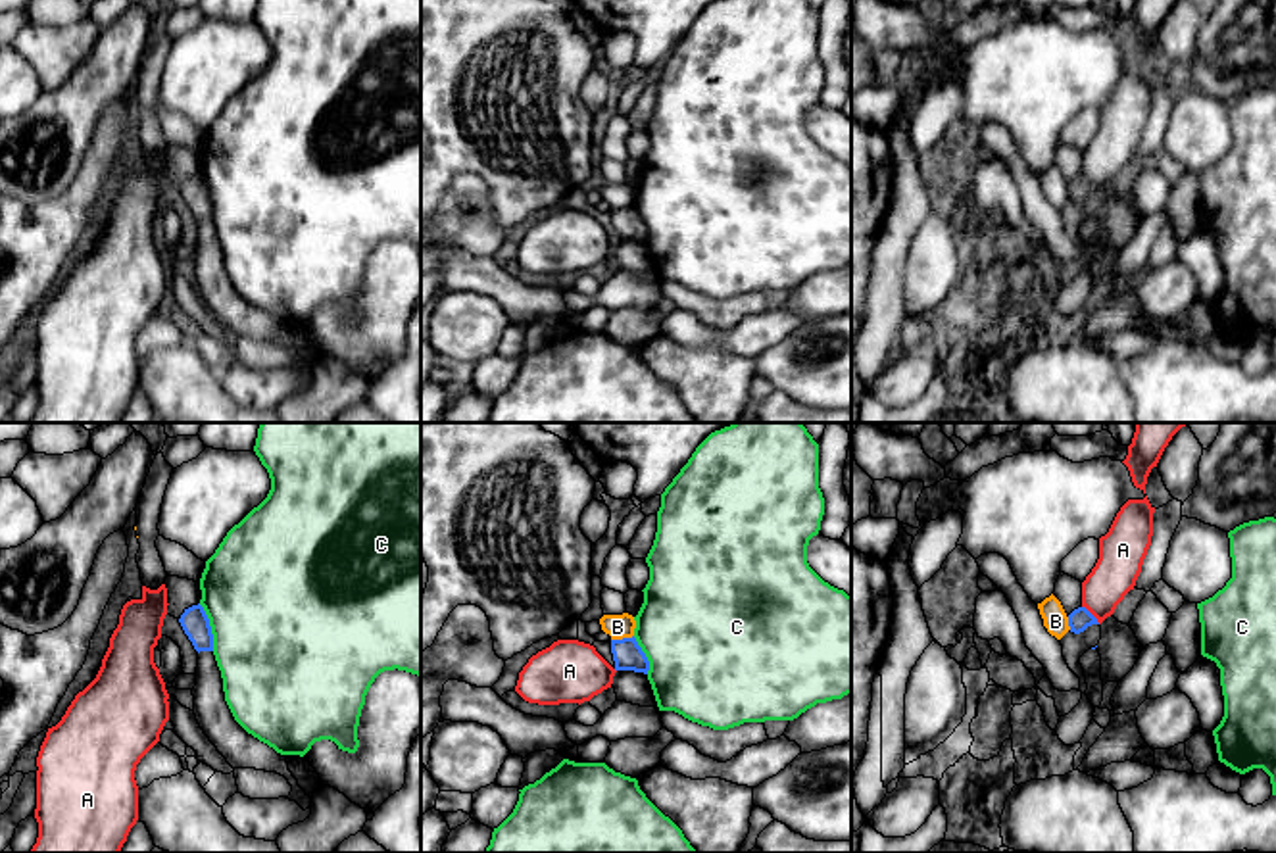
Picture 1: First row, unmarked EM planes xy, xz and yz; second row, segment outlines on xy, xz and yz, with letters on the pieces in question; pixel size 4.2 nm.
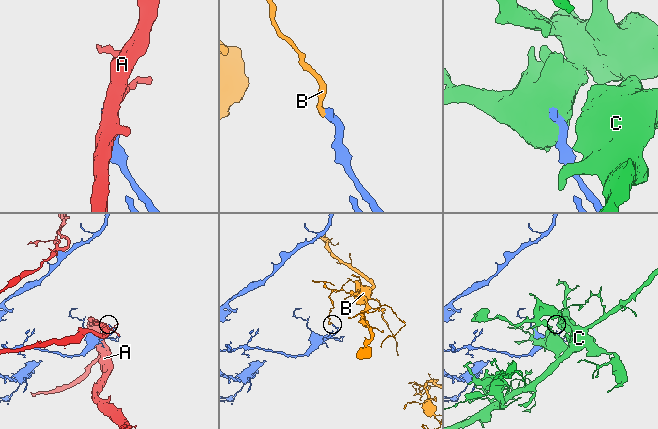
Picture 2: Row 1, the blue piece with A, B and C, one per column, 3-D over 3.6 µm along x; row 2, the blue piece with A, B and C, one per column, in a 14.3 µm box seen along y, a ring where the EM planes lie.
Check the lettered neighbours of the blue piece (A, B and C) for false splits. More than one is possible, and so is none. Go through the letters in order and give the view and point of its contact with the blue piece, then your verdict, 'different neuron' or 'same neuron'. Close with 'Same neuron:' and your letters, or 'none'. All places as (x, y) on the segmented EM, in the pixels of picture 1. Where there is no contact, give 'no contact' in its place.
A: yz (1092, 615) | different neuron
B: xz (621, 640) | different neuron
C: xy (210, 627) | different neuron
Same neuron: none

